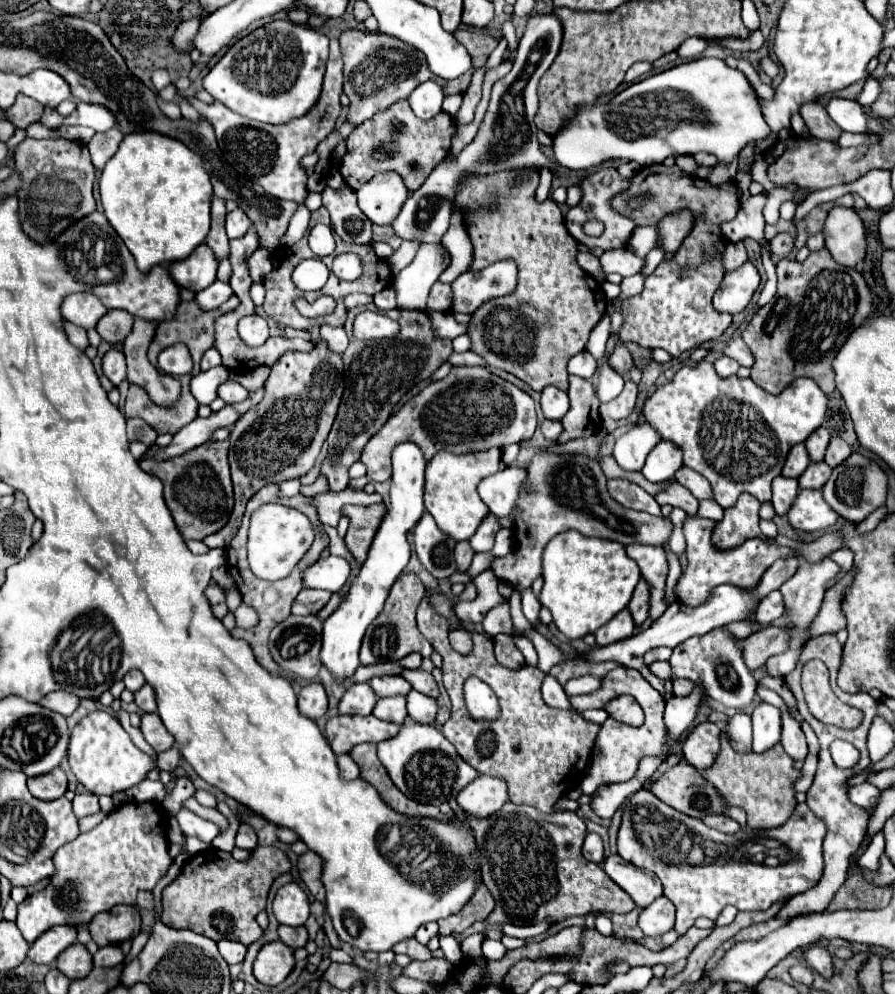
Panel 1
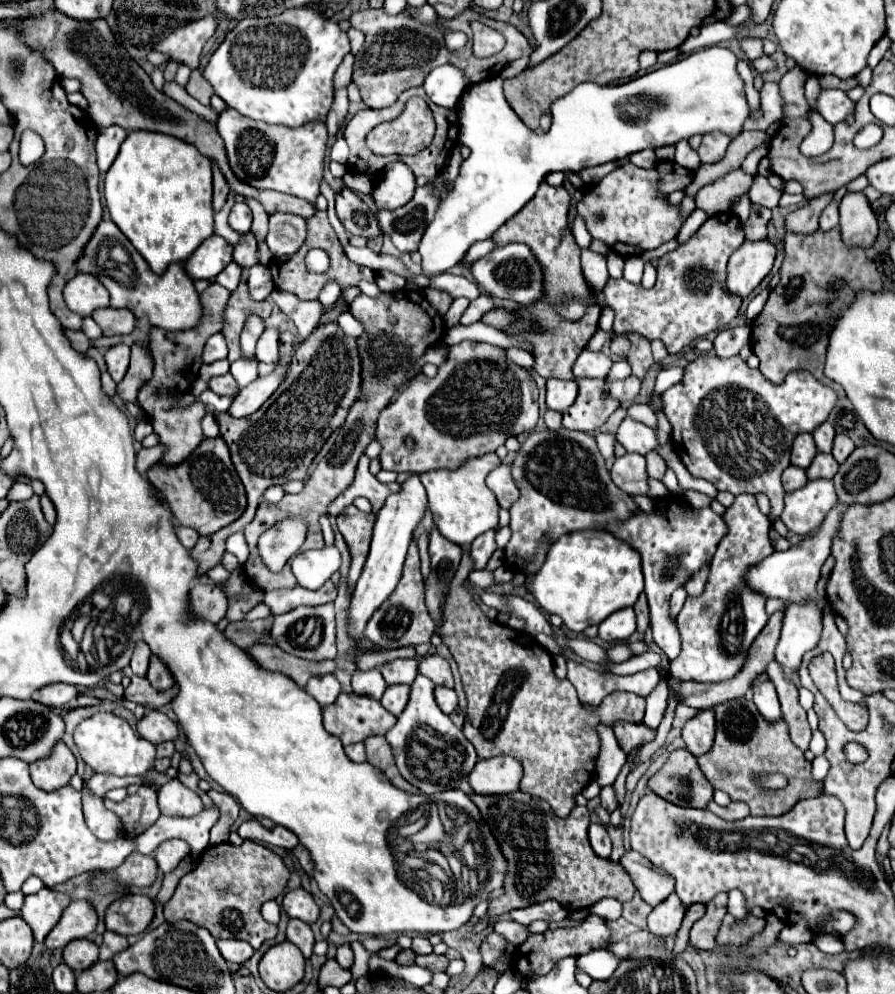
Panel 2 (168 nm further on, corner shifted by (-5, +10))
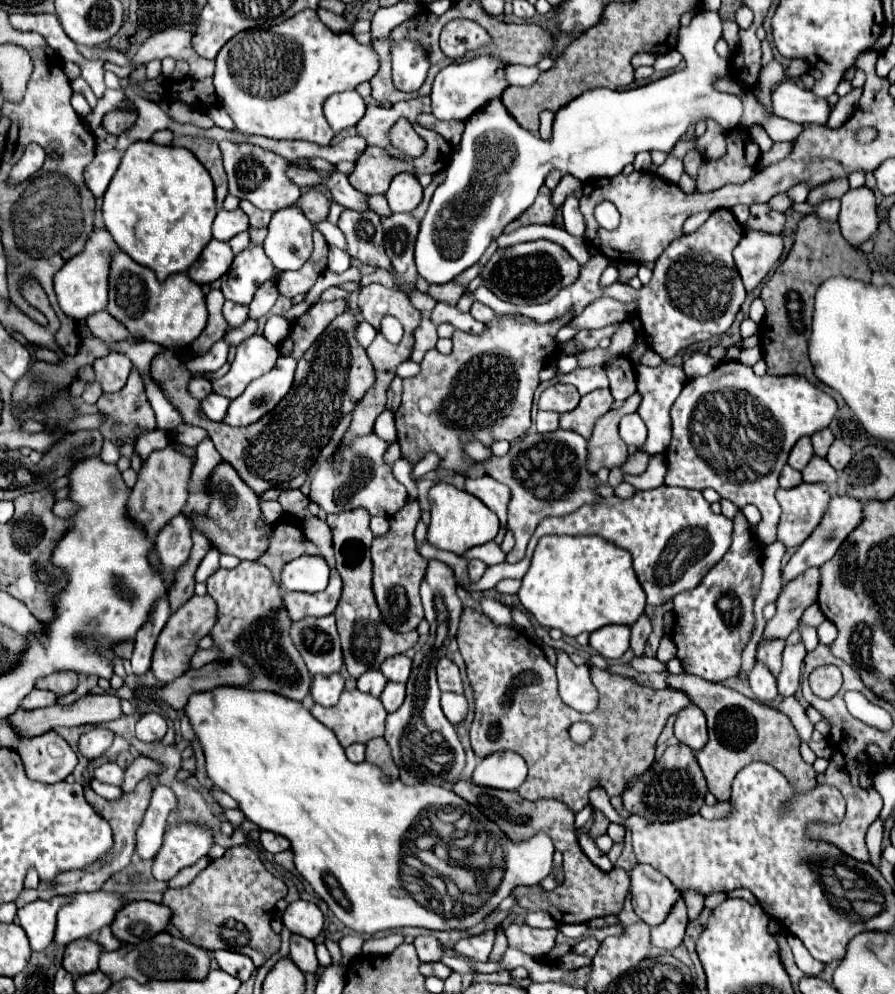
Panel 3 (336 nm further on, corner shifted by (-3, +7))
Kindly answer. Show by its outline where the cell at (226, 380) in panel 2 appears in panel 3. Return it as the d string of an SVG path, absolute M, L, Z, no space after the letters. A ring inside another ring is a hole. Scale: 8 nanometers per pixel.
M193 378L193 380L189 382L189 392L191 392L195 398L203 400L205 396L209 396L209 394L213 392L213 386L211 386L211 382L205 380L205 378Z

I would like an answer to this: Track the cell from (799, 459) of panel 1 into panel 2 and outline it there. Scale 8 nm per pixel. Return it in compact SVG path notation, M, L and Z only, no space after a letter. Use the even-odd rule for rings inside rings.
M801 433L799 437L795 437L793 449L791 449L791 465L807 469L815 455L817 455L817 449L811 433Z

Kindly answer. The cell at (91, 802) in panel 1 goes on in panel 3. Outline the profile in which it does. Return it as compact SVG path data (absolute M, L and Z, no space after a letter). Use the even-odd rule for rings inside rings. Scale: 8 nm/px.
M105 762L101 766L95 768L93 778L103 782L103 784L113 784L113 786L121 786L123 784L123 770L115 764L115 762Z

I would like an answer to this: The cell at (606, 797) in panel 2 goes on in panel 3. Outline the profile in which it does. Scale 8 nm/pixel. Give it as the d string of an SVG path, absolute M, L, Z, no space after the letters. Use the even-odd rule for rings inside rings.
M597 810L594 811L594 816L595 821L589 830L589 835L593 836L593 838L597 838L597 836L600 836L607 832L610 821L602 812Z

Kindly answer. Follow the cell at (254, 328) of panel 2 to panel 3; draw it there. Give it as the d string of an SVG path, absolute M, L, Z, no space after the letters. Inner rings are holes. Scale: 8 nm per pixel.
M253 334L249 340L243 340L237 346L237 356L231 370L221 380L213 382L213 392L231 400L237 398L251 380L269 372L277 358L277 346L269 344L261 334Z

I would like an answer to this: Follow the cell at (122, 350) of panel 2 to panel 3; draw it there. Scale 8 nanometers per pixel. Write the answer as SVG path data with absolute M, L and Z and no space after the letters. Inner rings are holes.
M111 352L103 358L97 358L93 362L93 368L95 368L97 382L101 382L103 386L103 392L117 392L125 386L133 364L125 354Z

